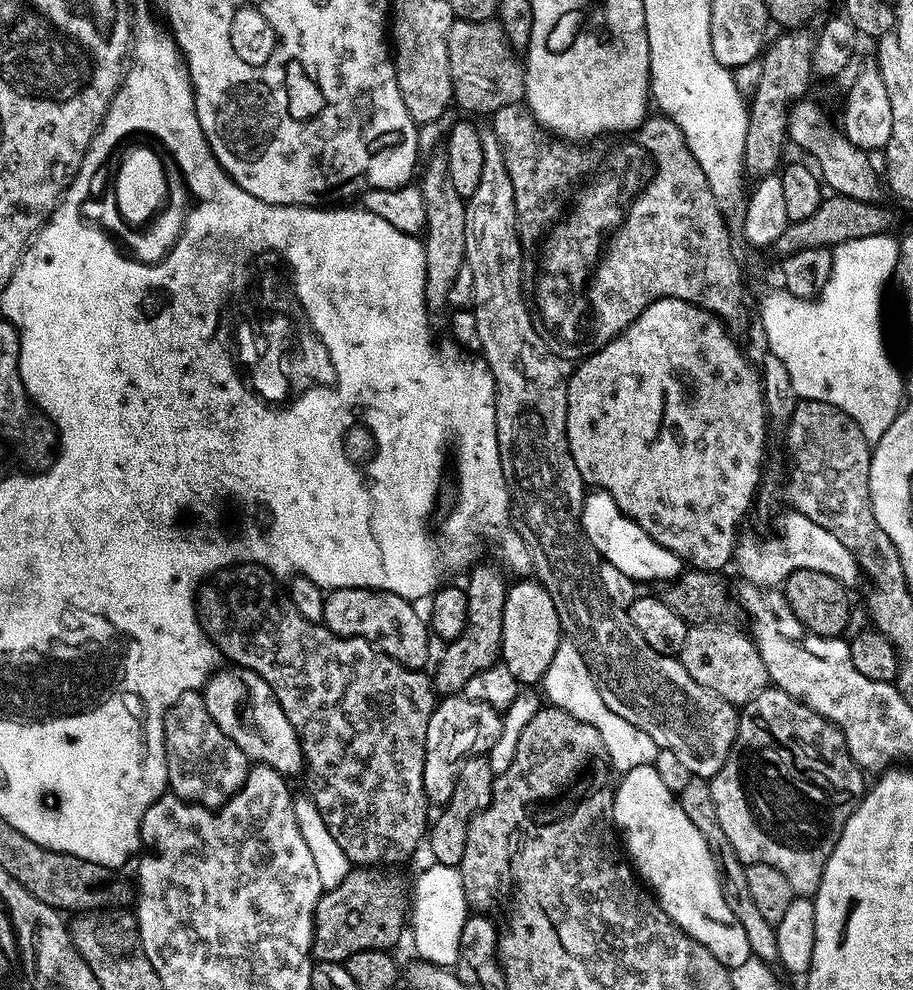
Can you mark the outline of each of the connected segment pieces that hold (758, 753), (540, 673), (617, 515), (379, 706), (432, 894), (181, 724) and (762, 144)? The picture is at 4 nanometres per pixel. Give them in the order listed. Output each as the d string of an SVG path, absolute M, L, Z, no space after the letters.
M769 686L739 709L736 740L722 770L711 777L710 783L718 826L722 826L722 834L726 834L737 858L745 866L774 866L774 870L790 881L796 896L812 898L846 822L864 798L864 779L865 773L852 761L844 736L832 723L807 708L801 700Z
M532 578L517 580L520 581L509 587L502 610L500 660L521 686L536 686L543 681L546 670L550 670L550 662L554 662L554 654L562 639L562 629L554 598L550 598L543 586Z
M592 490L585 495L580 525L586 538L592 543L592 549L603 563L618 566L622 574L626 574L637 582L643 580L660 580L671 582L685 571L686 565L680 557L676 556L666 546L654 542L638 522L629 518L623 510L610 498L610 494L599 490Z
M251 562L234 564L230 568L217 572L211 582L205 583L199 589L196 598L196 614L200 617L200 626L212 641L217 653L223 659L224 656L228 659L225 661L242 668L249 668L251 672L257 672L275 694L276 701L282 706L286 718L294 726L300 739L306 777L308 776L307 795L316 803L318 814L322 814L322 822L326 822L330 830L330 838L334 838L334 842L342 846L342 854L346 854L349 865L392 866L388 864L400 864L415 854L419 844L421 847L430 827L430 816L428 820L430 805L422 786L422 770L426 762L426 726L430 722L430 714L436 709L438 703L438 693L434 687L433 677L424 670L404 668L399 662L391 660L386 653L381 652L369 640L363 640L357 636L336 636L325 628L323 623L316 621L315 624L314 621L300 616L299 610L294 605L279 604L280 596L276 593L272 580L274 581L273 573L260 564Z
M435 862L429 865L417 878L416 885L410 888L410 936L412 932L412 940L416 943L415 955L419 959L443 968L452 968L458 962L459 946L456 941L462 938L463 924L470 915L470 905L464 893L459 867L451 868Z
M199 691L187 692L173 704L168 716L164 719L163 740L166 742L166 762L168 763L168 787L171 795L189 804L200 804L203 808L221 808L228 799L244 785L248 777L250 761L222 730L218 730L218 722L210 718L210 710L206 710L203 695Z
M808 30L781 31L781 36L776 41L773 39L762 53L758 64L760 77L756 80L756 93L750 96L748 104L744 170L749 177L771 176L781 167L784 144L789 143L788 112L797 100L805 99L807 92L804 91L808 83L814 80L812 51L816 45L816 36L804 31Z

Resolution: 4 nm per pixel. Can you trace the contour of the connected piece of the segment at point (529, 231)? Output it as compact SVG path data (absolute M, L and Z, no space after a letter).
M523 103L502 106L502 110L491 113L490 120L491 135L502 150L506 174L510 174L510 182L514 186L514 210L521 241L525 245L532 244L545 235L546 229L561 213L560 199L564 191L571 184L579 185L589 175L588 167L594 156L583 152L580 149L583 147L547 132Z

